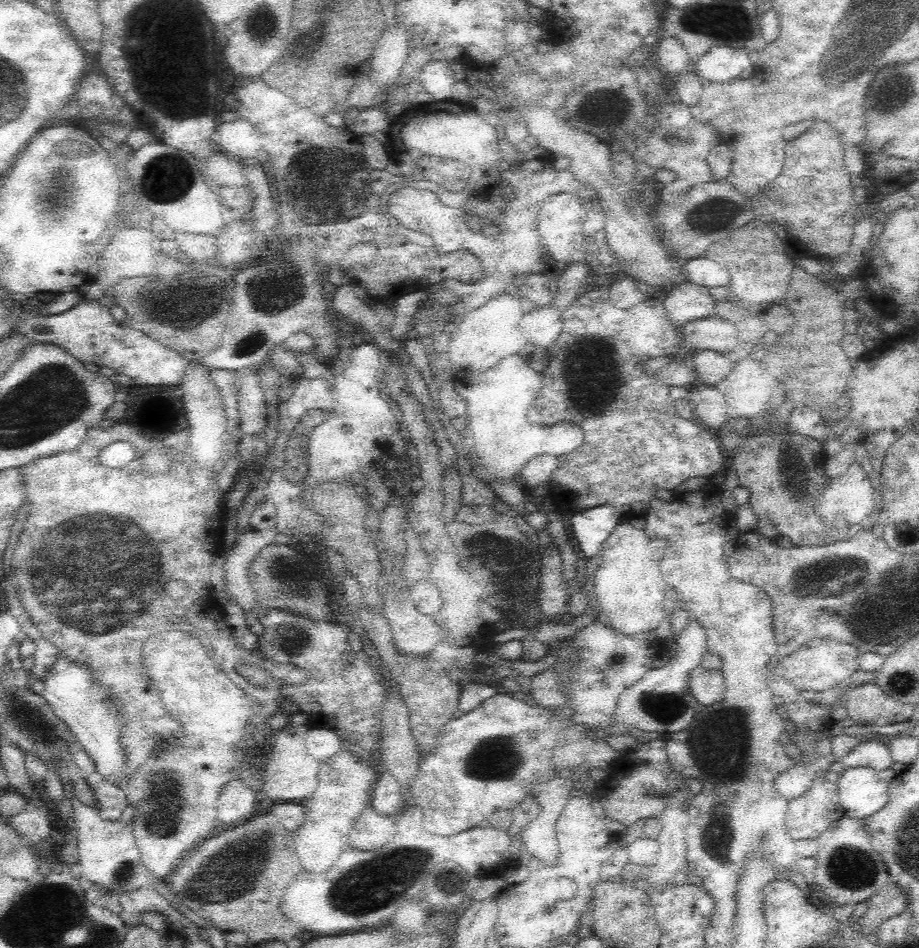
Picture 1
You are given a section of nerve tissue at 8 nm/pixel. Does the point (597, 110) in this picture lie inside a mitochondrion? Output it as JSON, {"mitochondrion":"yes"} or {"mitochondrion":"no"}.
{"mitochondrion":"yes"}

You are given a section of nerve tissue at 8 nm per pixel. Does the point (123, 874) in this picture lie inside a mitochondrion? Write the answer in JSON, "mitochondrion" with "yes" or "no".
{"mitochondrion":"yes"}

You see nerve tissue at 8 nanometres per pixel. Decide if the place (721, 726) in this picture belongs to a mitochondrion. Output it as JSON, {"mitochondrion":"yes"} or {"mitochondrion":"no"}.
{"mitochondrion":"yes"}

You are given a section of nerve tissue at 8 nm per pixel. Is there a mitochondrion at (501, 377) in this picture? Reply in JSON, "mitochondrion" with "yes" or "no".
{"mitochondrion":"no"}

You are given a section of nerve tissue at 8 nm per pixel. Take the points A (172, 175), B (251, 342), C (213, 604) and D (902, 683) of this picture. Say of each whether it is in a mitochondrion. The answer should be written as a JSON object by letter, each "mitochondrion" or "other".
{"A":"mitochondrion","B":"mitochondrion","C":"other","D":"mitochondrion"}

